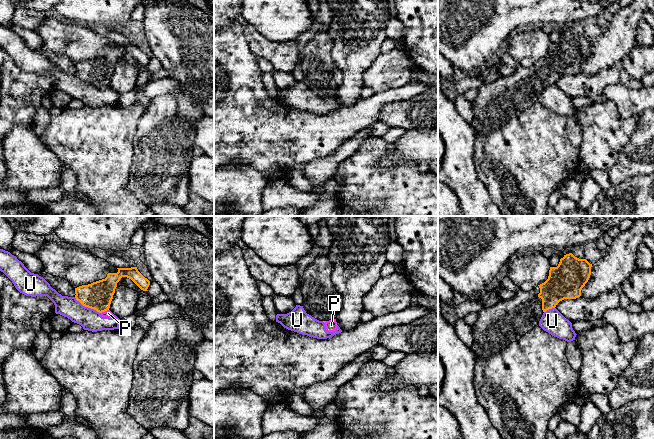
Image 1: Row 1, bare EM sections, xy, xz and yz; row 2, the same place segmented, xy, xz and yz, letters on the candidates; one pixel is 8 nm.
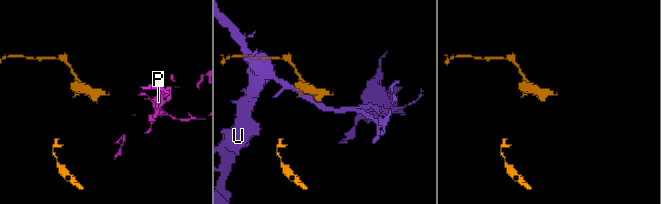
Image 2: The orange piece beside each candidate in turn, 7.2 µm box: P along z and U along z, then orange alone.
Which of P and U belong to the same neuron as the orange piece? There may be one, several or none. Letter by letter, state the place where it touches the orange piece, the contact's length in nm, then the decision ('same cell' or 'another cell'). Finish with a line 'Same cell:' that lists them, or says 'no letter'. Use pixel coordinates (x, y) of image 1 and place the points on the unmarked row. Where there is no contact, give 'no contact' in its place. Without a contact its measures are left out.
P: xy (104, 87) | 70 nm | another cell
U: xy (87, 82) | 260 nm | another cell
Same cell: no letter

